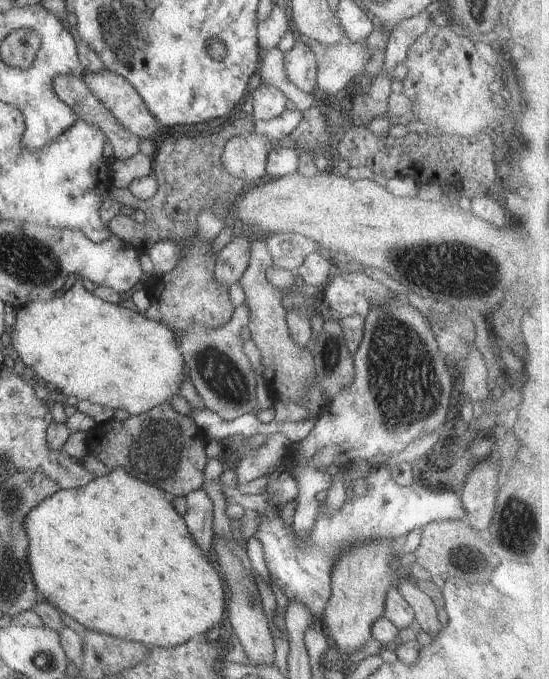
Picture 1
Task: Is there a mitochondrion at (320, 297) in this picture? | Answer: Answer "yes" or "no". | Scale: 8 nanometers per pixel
no

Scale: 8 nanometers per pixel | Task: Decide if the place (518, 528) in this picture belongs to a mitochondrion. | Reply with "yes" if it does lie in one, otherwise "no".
yes

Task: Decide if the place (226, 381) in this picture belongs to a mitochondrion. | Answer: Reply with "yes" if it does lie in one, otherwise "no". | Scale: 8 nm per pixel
yes

